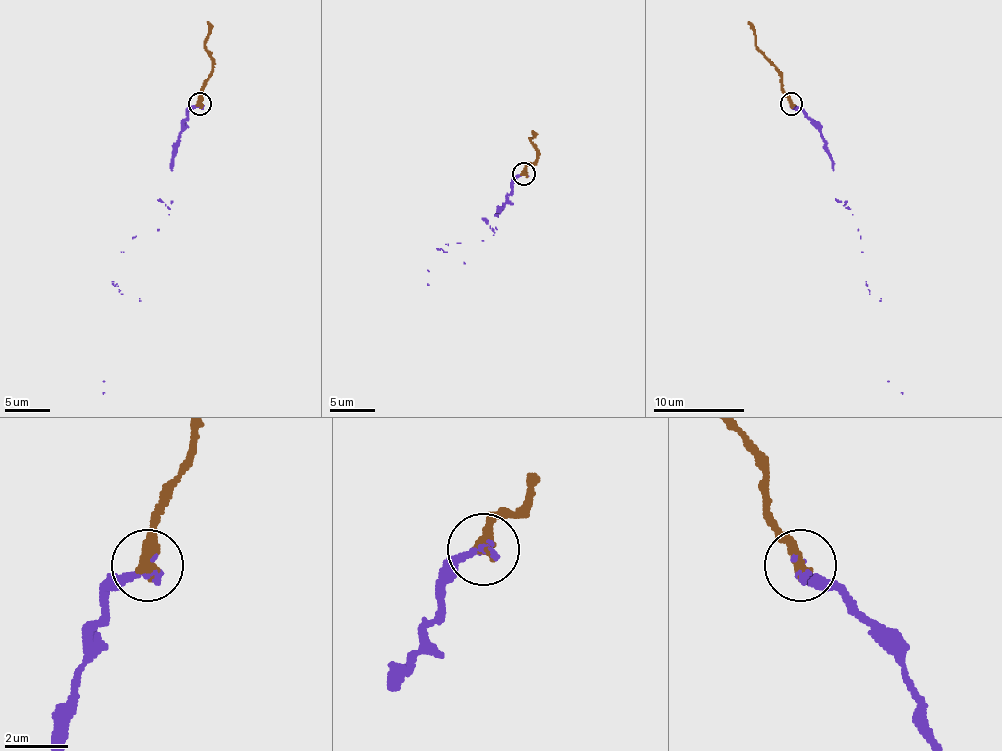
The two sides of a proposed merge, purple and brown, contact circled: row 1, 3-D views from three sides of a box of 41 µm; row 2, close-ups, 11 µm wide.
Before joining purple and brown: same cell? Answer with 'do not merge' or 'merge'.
merge

